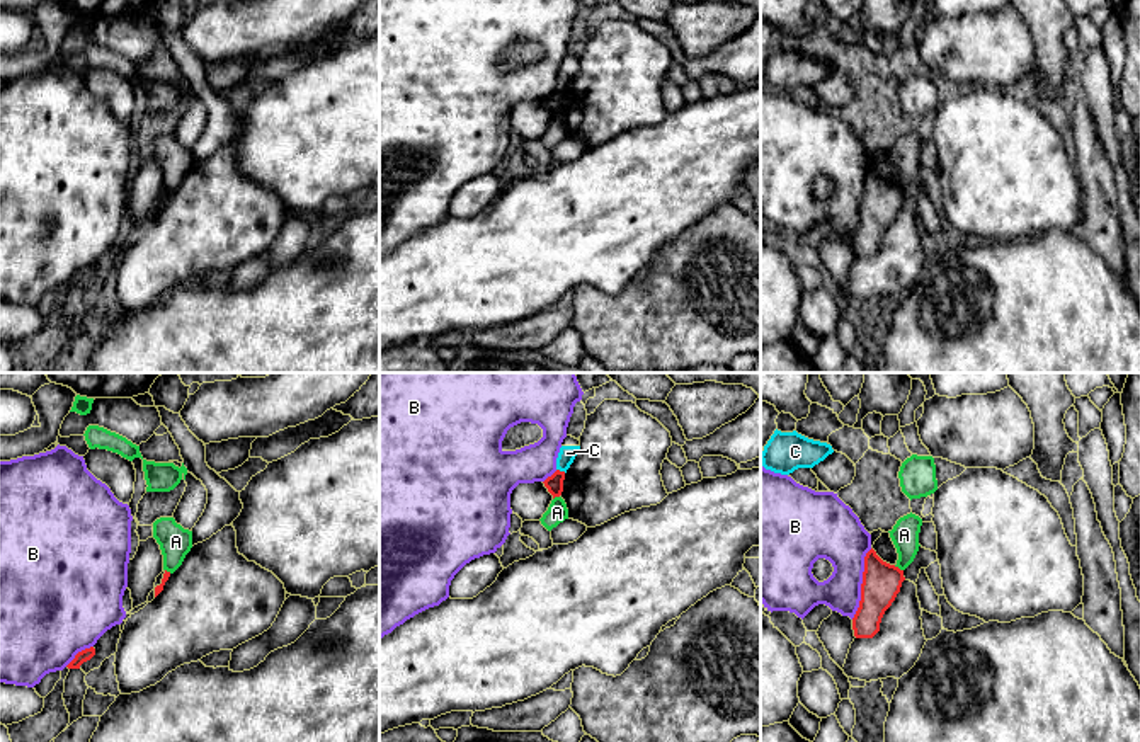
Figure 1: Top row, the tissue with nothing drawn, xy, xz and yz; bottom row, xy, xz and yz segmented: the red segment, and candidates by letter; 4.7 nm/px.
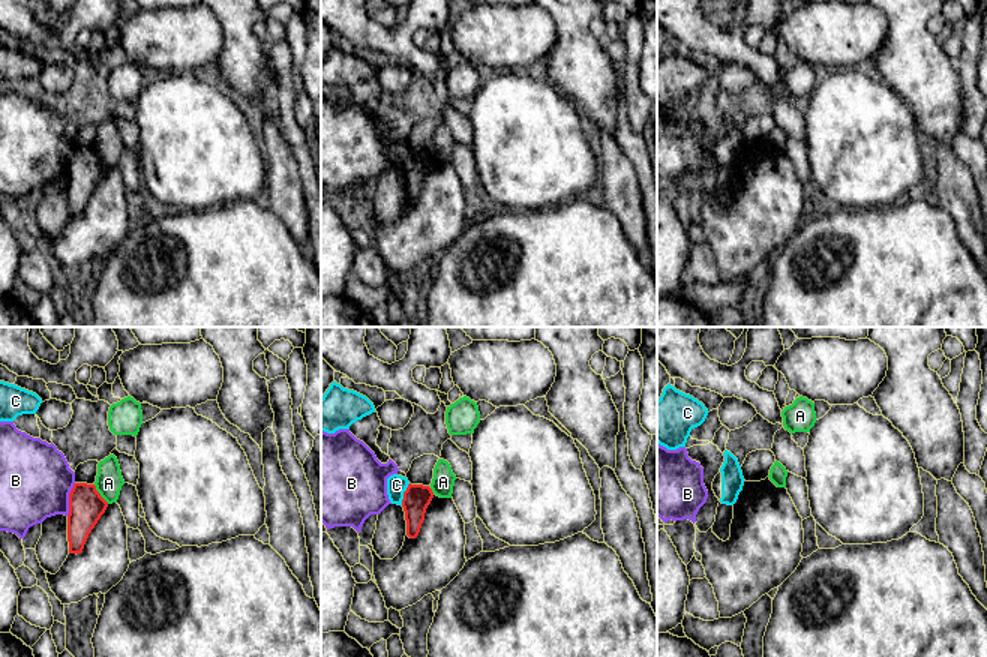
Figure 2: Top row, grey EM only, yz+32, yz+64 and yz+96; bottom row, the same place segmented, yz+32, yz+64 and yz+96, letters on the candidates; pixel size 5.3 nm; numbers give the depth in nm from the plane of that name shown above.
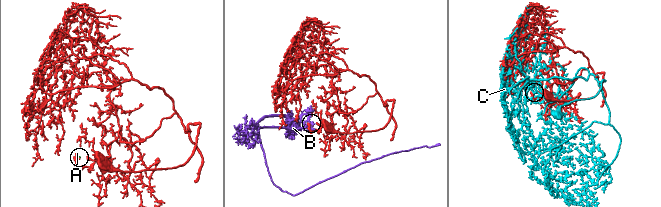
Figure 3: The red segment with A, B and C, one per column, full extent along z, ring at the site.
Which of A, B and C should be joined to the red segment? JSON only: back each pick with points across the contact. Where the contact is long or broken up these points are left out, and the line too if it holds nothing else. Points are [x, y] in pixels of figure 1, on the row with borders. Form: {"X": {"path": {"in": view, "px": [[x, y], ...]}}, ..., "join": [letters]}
{"join": []}

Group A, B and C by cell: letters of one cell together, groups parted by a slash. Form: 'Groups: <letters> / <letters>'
Groups: A / B / C

